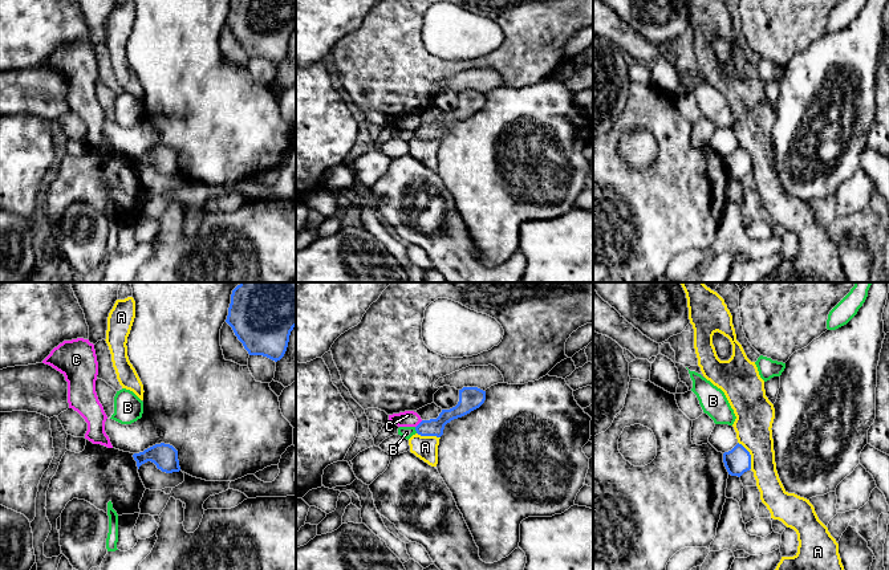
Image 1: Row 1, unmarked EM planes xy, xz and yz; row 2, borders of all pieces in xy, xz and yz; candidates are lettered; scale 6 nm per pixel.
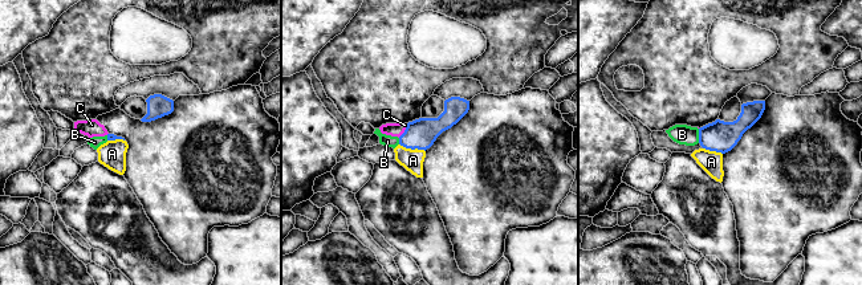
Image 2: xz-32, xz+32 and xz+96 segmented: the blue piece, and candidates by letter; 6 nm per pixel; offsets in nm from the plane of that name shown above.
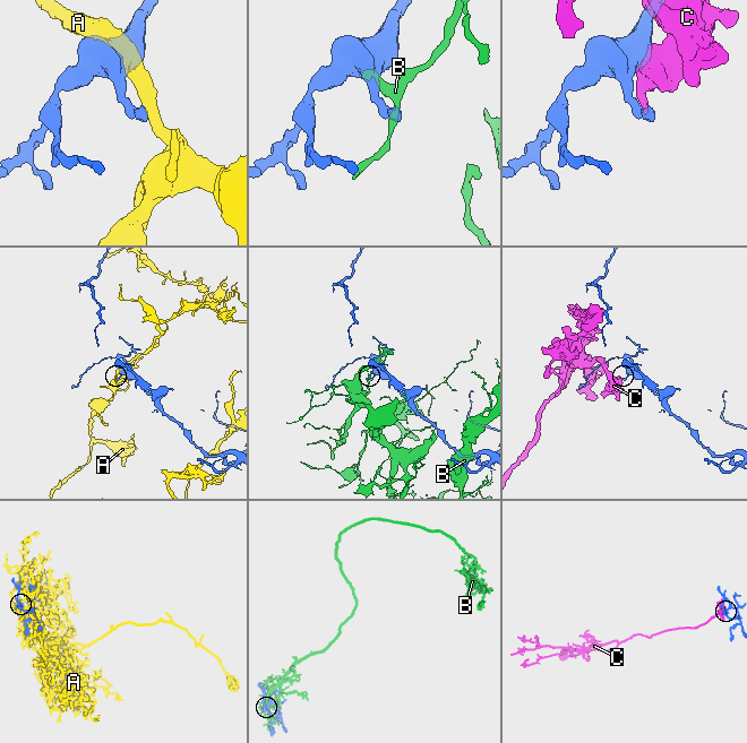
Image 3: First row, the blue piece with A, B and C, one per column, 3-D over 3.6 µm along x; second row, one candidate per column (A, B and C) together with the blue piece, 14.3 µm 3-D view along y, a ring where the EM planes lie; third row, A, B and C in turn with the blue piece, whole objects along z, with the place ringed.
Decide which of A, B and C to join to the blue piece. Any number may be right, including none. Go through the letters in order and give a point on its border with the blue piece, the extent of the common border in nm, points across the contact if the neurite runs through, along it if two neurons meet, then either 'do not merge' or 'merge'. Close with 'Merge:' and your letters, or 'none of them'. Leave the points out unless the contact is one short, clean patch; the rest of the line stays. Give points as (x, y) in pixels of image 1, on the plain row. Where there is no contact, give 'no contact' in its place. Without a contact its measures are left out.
A: yz (750, 158) | 190 nm | do not merge
B: xz (415, 133) | 40 nm | do not merge
C: xz (418, 127) | 60 nm | along xz (422, 123), (415, 130) | do not merge
Merge: none of them

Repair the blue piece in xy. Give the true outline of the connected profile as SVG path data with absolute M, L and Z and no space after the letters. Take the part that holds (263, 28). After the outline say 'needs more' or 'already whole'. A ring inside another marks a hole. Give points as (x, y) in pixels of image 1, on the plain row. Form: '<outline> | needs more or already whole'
M231 0L226 25L249 58L277 65L296 29L296 0Z | already whole

